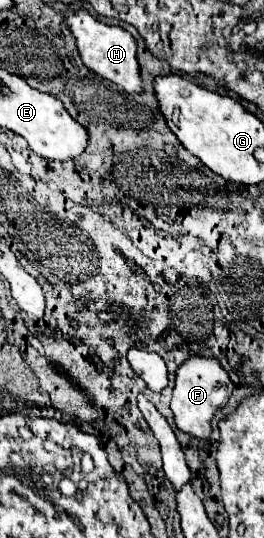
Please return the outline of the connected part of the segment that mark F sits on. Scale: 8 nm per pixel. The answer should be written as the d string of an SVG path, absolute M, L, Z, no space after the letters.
M193 356L185 360L175 372L175 388L173 388L173 400L171 400L171 410L175 414L177 428L201 440L209 438L211 418L217 408L225 406L231 392L233 392L233 382L217 358Z

